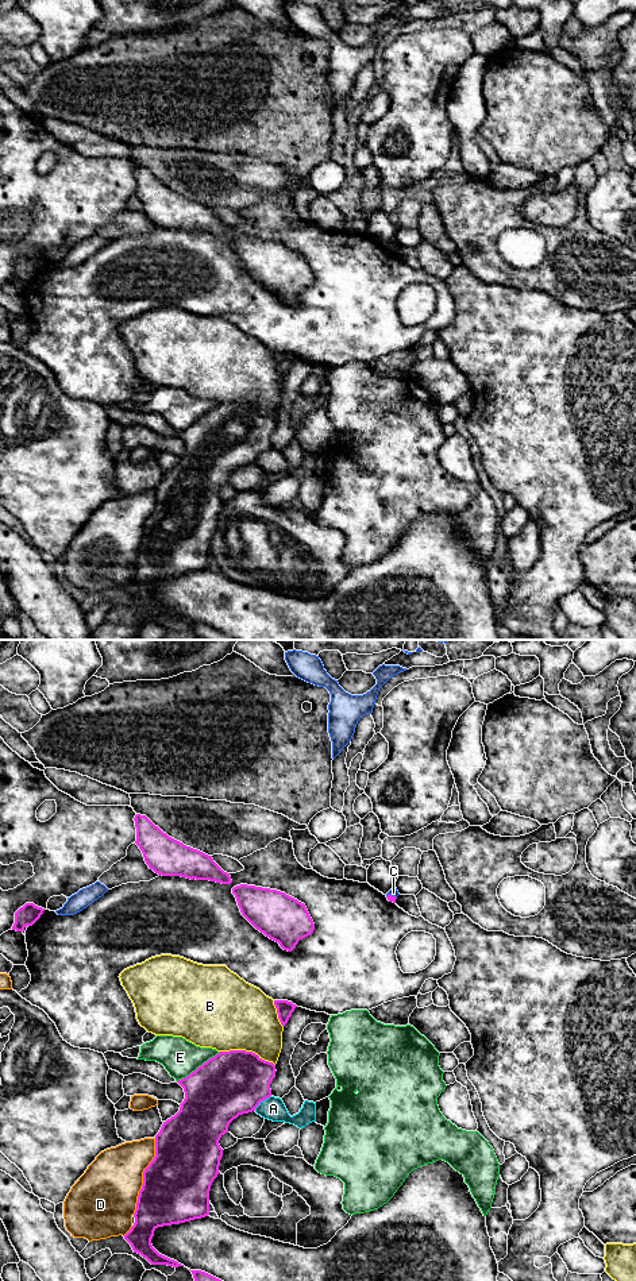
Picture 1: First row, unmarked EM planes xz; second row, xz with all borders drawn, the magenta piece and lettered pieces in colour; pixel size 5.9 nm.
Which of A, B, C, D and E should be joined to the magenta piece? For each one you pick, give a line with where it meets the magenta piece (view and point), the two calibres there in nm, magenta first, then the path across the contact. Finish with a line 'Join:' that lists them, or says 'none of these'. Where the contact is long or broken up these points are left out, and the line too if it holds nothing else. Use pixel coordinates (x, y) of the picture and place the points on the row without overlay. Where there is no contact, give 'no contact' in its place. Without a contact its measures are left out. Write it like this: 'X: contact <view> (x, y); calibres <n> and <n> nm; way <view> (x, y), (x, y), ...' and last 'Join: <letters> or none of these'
Join: none of these

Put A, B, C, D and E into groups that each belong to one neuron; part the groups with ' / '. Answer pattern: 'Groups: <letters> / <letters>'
Groups: A / B / C / D / E

